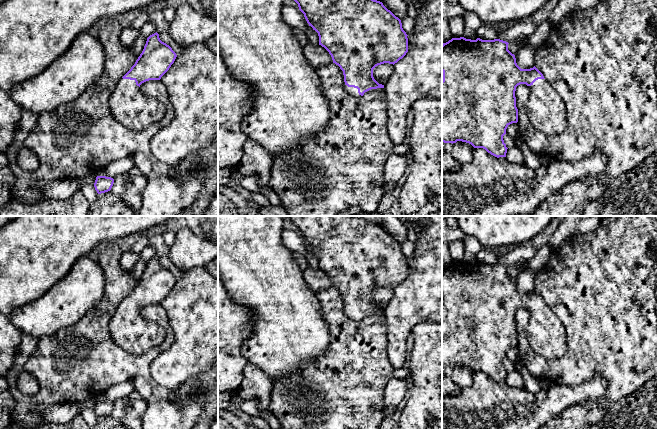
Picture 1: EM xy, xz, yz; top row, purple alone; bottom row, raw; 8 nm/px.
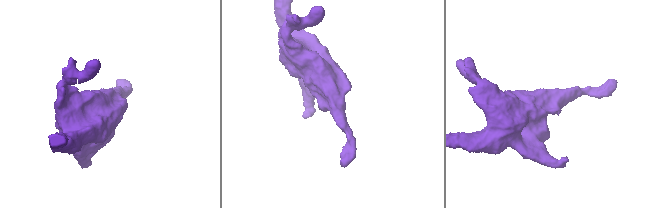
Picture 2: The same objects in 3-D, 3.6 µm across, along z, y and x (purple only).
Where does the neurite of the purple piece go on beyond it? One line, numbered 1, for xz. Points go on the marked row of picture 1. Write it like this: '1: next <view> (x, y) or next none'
1: next xz (350, 90)

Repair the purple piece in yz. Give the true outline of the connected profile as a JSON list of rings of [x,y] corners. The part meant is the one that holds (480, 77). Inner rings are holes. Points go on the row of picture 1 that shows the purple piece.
[[[464,37],[452,38],[442,44],[442,142],[453,144],[462,141],[474,148],[483,148],[497,158],[506,157],[508,148],[503,136],[510,124],[518,122],[515,91],[520,84],[526,84],[530,88],[526,113],[532,125],[546,134],[560,134],[565,130],[567,115],[563,99],[535,66],[521,69],[516,63],[515,55],[508,50],[508,44],[500,39],[471,40]]]

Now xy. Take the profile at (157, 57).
[[[157,32],[147,38],[142,53],[118,81],[109,99],[111,112],[121,125],[131,130],[142,130],[164,117],[165,106],[142,93],[140,85],[149,80],[160,80],[176,57],[172,48],[160,40]]]

